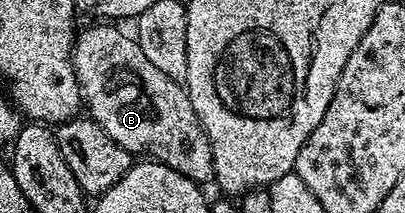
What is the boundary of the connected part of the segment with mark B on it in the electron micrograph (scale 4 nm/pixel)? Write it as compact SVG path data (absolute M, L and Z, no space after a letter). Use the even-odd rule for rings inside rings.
M112 23L95 24L83 32L81 30L75 36L75 43L71 48L74 72L89 118L94 119L108 137L112 137L121 148L128 149L132 155L150 153L151 158L176 169L194 183L211 184L217 178L215 162L212 161L211 142L208 141L208 135L204 133L203 126L196 117L185 88L152 64L140 49L137 40L131 36L129 38L116 28L119 26Z

